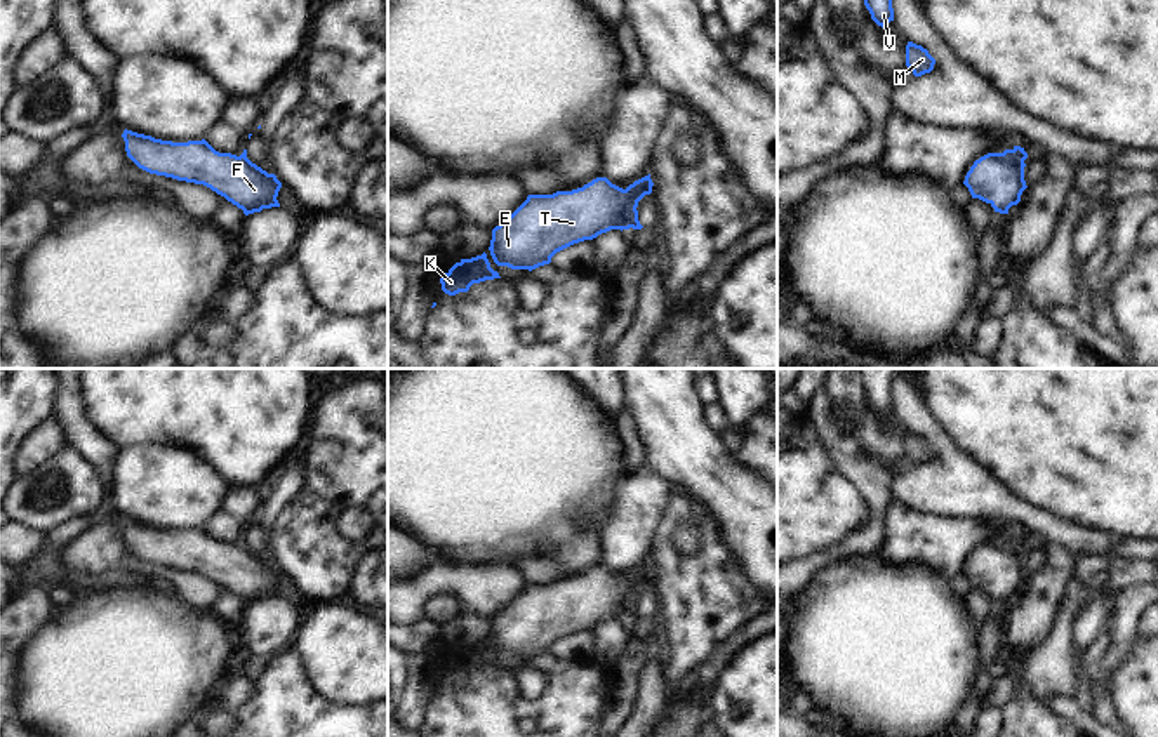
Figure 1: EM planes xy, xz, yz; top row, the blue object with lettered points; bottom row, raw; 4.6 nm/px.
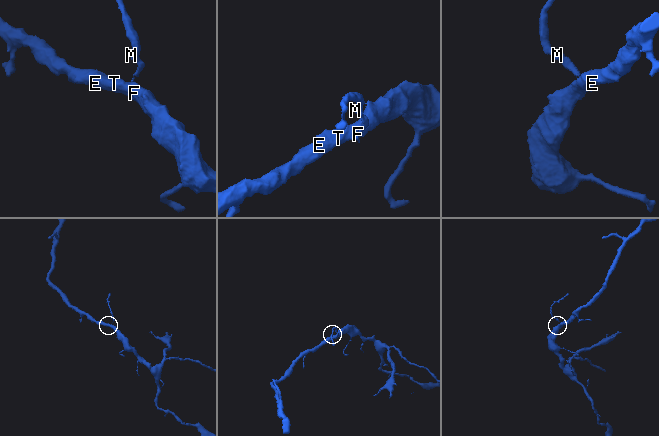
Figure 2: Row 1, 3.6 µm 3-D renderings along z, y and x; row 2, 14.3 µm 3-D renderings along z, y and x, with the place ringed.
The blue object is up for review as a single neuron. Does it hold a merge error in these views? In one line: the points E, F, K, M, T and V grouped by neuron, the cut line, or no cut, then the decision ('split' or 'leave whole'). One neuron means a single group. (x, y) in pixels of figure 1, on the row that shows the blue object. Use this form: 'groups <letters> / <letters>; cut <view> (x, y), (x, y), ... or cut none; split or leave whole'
groups E F K T / M V; cut yz (1002, 153), (1023, 162); split

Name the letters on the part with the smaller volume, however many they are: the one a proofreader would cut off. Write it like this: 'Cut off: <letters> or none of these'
Cut off: M, V.

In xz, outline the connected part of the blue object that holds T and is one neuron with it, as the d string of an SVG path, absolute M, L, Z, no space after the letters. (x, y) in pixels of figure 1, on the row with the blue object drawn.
M650 174L626 189L607 177L582 188L553 195L529 195L527 200L492 229L490 256L497 266L536 269L551 257L610 229L629 229L638 202L652 193Z

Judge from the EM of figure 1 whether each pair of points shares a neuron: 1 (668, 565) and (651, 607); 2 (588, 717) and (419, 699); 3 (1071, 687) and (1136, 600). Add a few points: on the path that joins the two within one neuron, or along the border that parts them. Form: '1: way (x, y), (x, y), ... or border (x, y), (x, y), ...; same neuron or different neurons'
1: border (651, 583), (658, 591), (663, 610); different neurons
2: border (432, 697), (425, 718); different neurons
3: border (1089, 678), (1087, 708); different neurons

